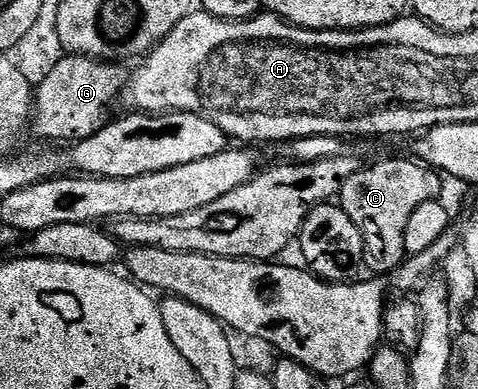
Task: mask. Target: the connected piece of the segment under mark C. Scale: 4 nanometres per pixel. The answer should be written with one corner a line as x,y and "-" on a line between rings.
392,158
389,162
376,162
373,166
365,165
350,180
342,184
338,195
338,205
354,220
358,232
362,232
364,241
364,264
369,271
373,270
373,275
384,276
399,271
406,261
406,224
410,221
410,216
414,216
418,204
437,201
440,195
441,175
430,166
425,166
419,161
411,160
407,162
404,158

